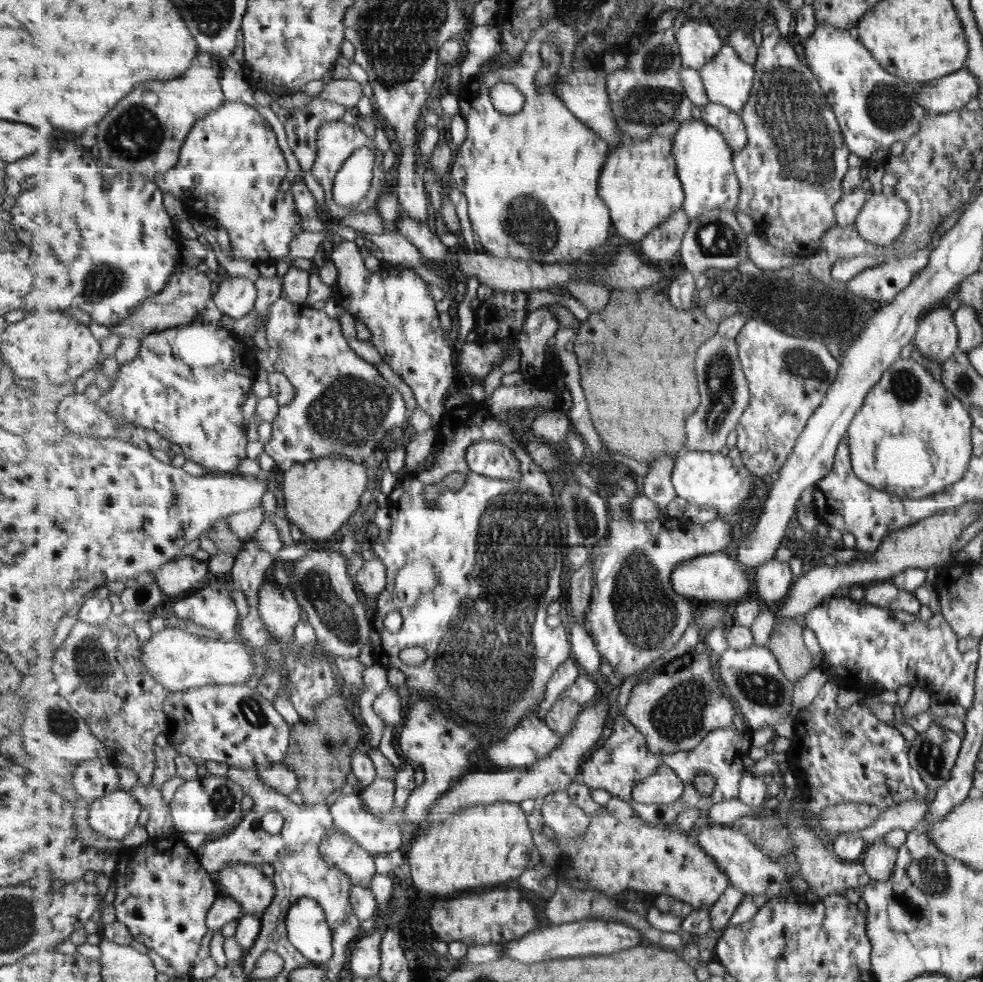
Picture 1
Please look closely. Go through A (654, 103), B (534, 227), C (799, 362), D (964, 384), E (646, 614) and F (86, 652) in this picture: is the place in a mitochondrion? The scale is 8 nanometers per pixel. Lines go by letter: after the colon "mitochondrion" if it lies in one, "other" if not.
A: mitochondrion
B: mitochondrion
C: mitochondrion
D: mitochondrion
E: mitochondrion
F: mitochondrion

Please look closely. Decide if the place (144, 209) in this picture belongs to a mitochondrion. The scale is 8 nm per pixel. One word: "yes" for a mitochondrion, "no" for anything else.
no

